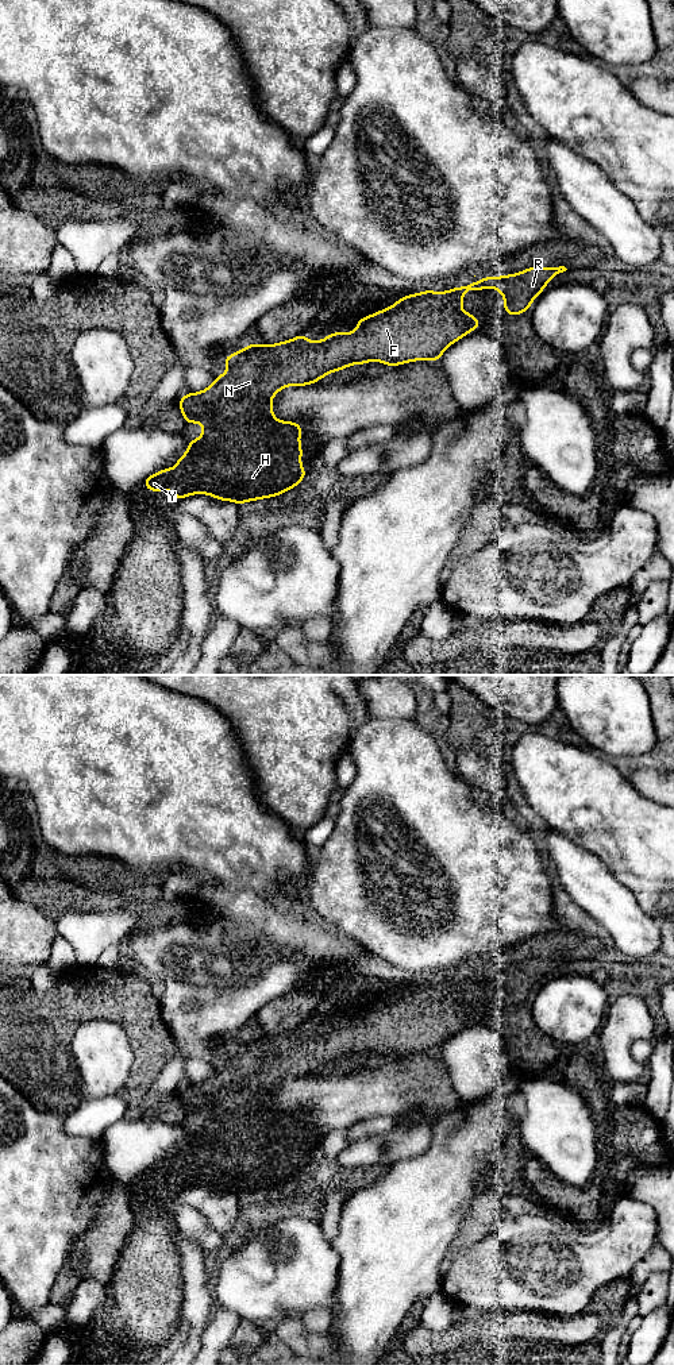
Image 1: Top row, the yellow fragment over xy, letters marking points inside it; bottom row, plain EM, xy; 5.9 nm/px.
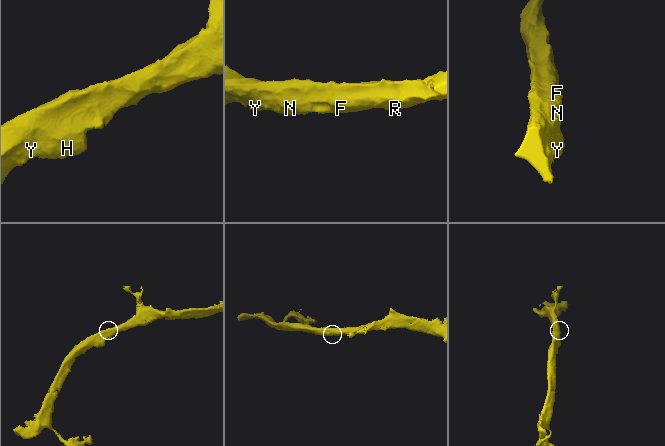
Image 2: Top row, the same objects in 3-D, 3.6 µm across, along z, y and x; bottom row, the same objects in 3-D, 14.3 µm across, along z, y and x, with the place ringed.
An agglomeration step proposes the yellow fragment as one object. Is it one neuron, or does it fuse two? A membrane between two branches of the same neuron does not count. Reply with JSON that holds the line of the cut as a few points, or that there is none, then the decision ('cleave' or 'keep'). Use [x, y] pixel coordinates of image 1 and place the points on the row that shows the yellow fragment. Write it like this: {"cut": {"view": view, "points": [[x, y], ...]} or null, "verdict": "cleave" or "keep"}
{"cut": null, "verdict": "keep"}

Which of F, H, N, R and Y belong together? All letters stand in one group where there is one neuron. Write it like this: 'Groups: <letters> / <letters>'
Groups: F H N R Y

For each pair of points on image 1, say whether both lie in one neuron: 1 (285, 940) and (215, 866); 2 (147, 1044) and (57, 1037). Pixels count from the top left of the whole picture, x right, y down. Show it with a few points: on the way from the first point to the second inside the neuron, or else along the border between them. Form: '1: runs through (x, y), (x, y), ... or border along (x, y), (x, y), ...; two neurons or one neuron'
1: border along (211, 880), (231, 890), (251, 890), (268, 901); two neurons
2: runs through (128, 1021), (118, 1010), (84, 1010), (80, 1014); one neuron

